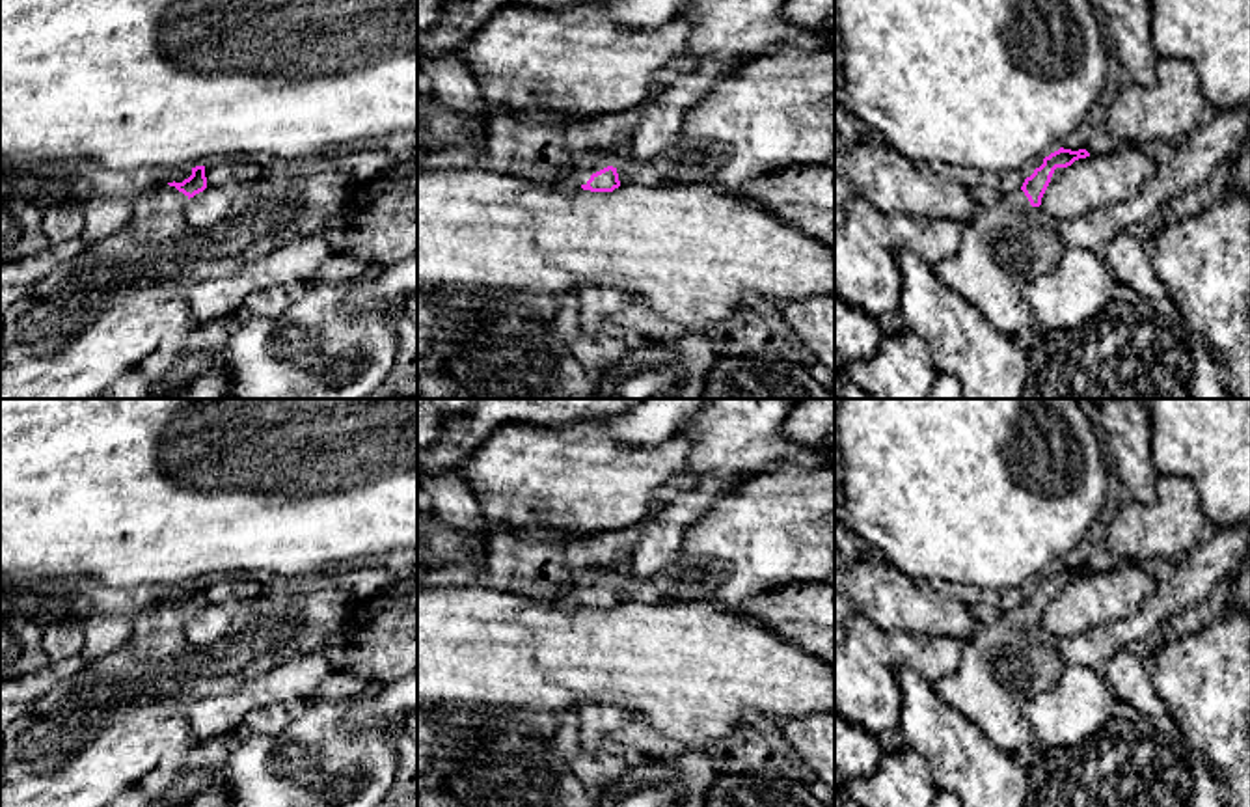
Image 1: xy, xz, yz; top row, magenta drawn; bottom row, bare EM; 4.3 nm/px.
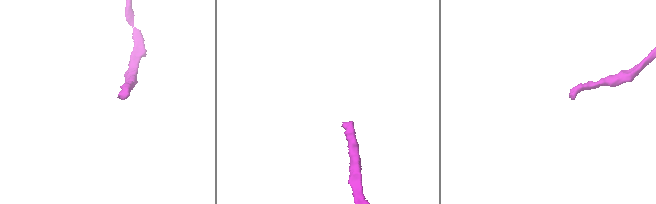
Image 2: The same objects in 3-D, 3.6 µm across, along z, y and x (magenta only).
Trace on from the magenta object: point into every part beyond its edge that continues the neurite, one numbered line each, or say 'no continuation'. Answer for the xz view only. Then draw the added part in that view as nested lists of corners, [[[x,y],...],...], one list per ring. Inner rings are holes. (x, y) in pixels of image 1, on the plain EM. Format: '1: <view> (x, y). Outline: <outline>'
1: xz (576, 586). Outline: [[[559,570],[555,574],[559,581],[559,598],[570,598],[576,602],[587,602],[592,591],[607,585],[605,580],[594,572]]]

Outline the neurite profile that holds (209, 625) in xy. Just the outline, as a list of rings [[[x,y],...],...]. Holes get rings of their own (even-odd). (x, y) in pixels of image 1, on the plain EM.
[[[205,606],[190,615],[184,636],[194,647],[211,647],[218,643],[231,624],[231,609],[224,606]]]

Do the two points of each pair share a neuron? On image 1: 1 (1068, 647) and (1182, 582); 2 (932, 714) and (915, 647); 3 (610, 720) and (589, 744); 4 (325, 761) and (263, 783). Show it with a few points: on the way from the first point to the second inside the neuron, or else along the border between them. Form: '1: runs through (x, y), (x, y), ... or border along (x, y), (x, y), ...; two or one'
1: runs through (1096, 647), (1137, 627), (1155, 610); one
2: border along (908, 666), (896, 670), (898, 714); two
3: runs through (604, 725), (591, 738); one
4: runs through (310, 776), (302, 783), (278, 783); one

